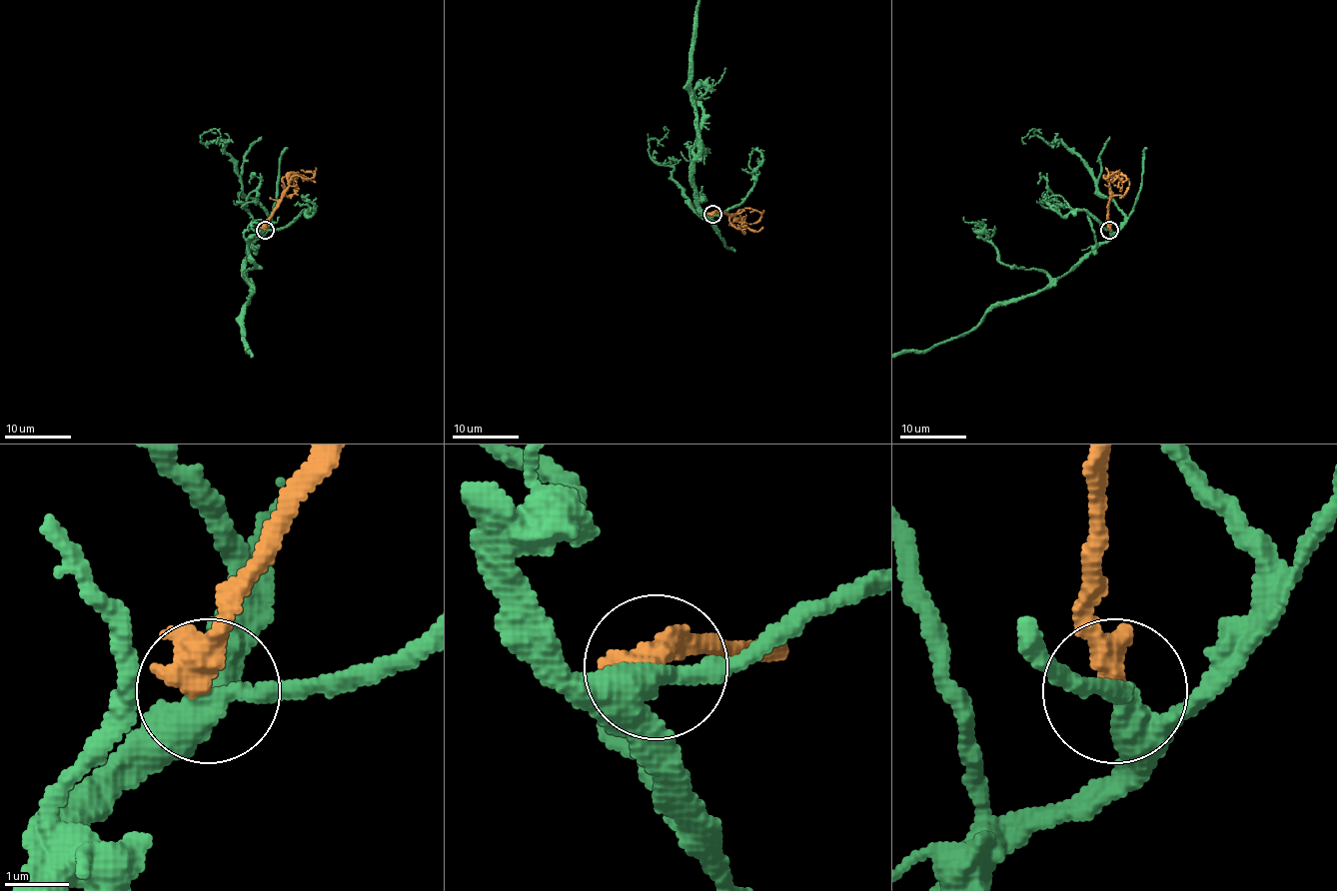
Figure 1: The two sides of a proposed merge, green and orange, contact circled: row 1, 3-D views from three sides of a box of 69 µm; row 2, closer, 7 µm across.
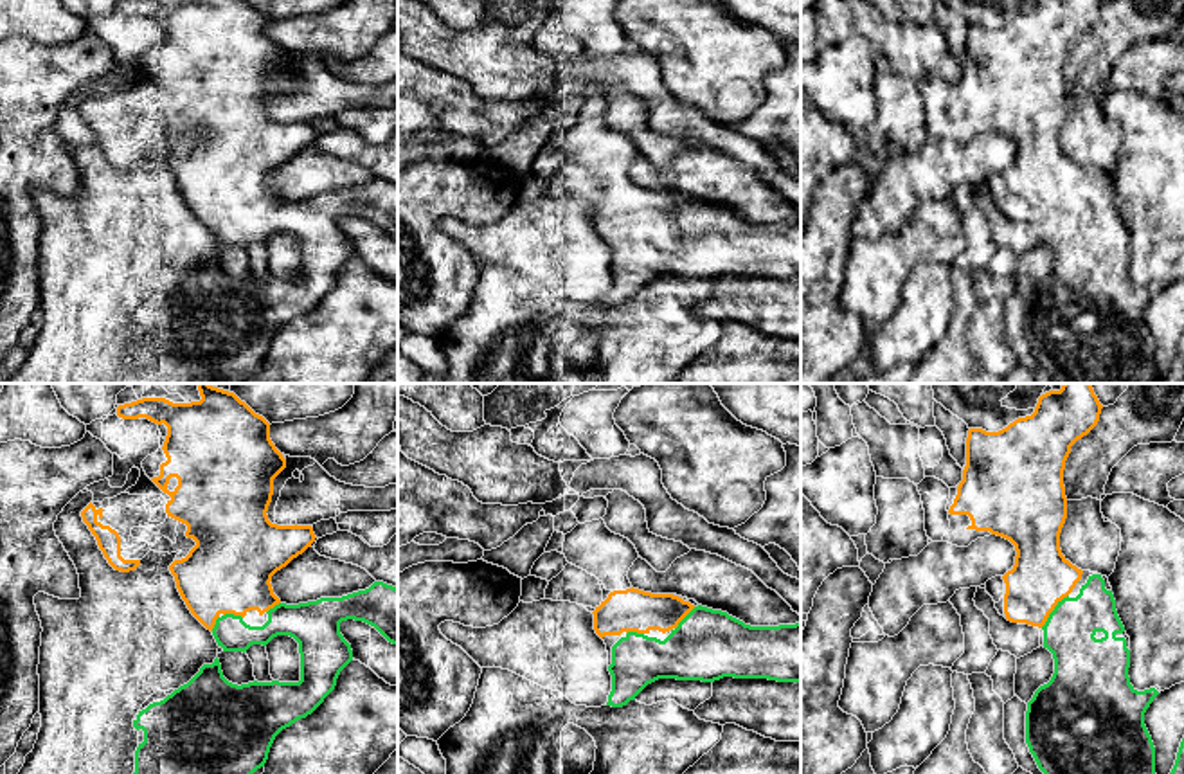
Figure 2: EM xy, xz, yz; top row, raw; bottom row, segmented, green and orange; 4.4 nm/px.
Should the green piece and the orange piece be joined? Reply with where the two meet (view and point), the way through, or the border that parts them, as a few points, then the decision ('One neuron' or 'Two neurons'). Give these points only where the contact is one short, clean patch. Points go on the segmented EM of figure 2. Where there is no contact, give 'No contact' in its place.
Touches green at yz (1053, 611). One neuron

